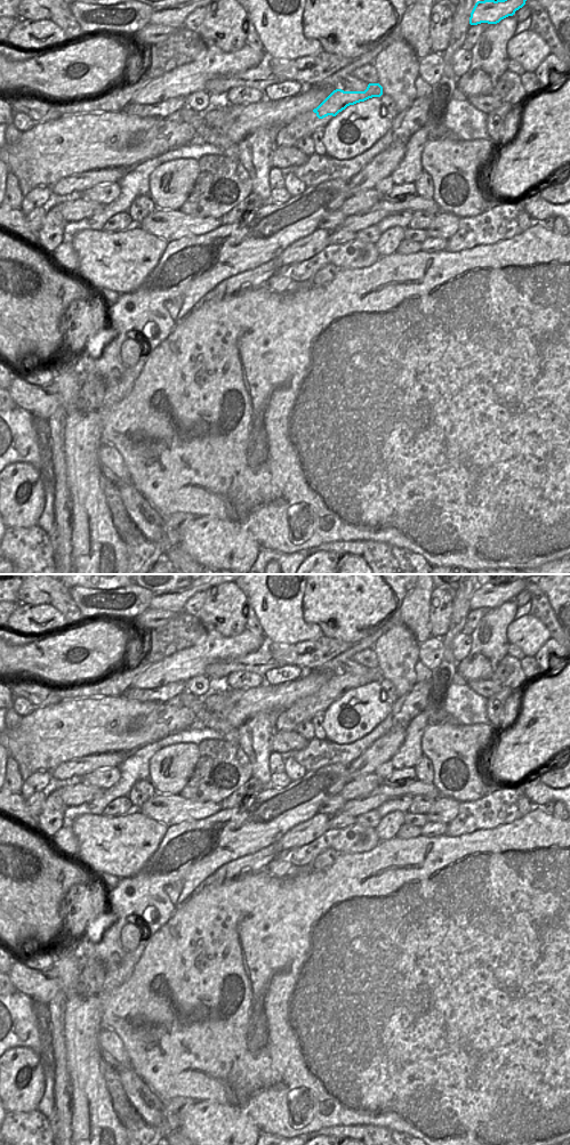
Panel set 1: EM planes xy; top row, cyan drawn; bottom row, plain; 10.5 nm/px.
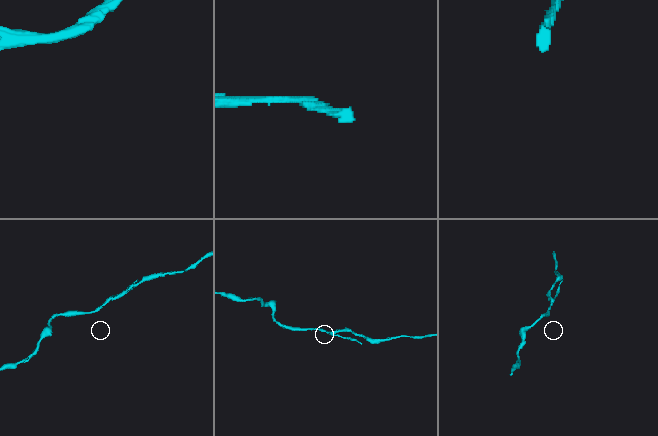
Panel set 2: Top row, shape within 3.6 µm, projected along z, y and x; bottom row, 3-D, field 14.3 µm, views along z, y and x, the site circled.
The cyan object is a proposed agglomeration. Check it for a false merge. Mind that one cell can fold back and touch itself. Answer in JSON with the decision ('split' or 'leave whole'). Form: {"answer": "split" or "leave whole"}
{"answer": "split"}

